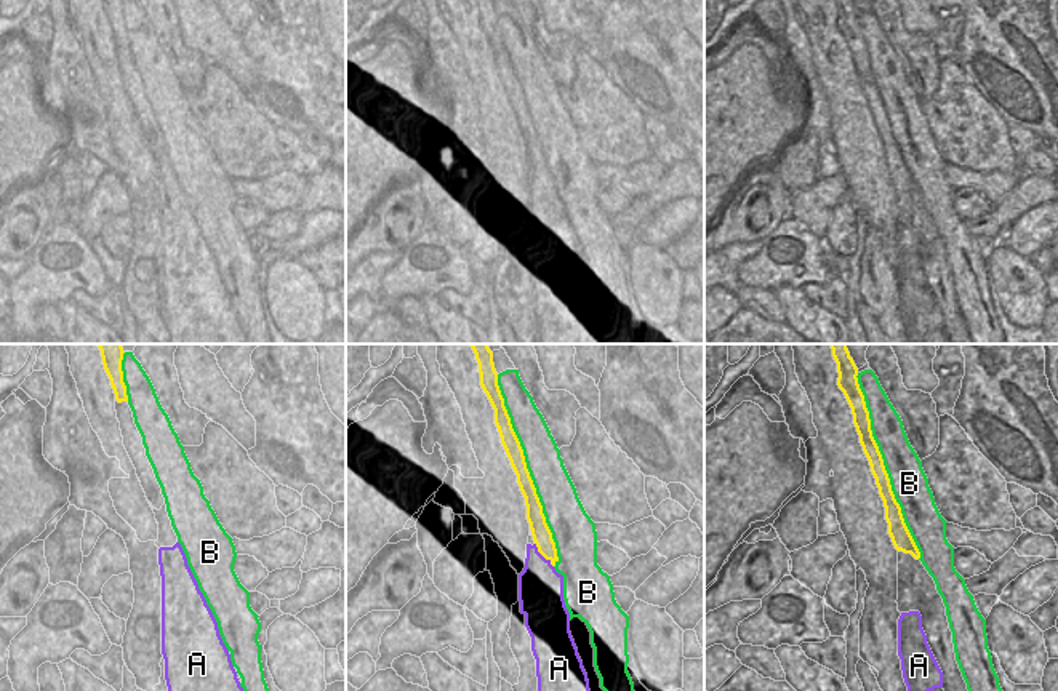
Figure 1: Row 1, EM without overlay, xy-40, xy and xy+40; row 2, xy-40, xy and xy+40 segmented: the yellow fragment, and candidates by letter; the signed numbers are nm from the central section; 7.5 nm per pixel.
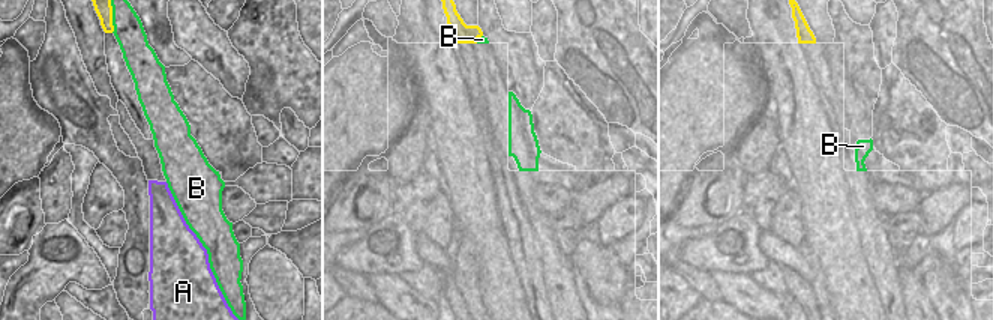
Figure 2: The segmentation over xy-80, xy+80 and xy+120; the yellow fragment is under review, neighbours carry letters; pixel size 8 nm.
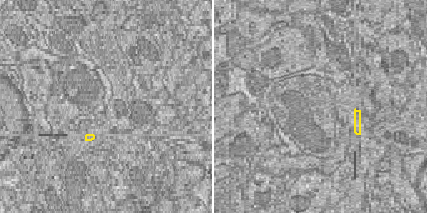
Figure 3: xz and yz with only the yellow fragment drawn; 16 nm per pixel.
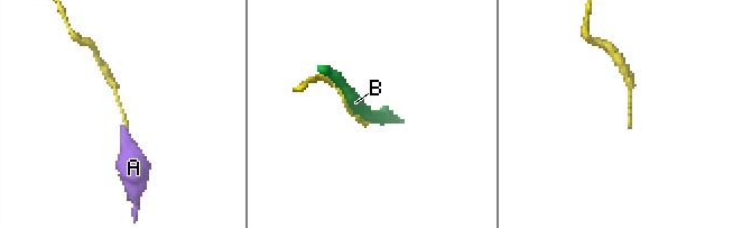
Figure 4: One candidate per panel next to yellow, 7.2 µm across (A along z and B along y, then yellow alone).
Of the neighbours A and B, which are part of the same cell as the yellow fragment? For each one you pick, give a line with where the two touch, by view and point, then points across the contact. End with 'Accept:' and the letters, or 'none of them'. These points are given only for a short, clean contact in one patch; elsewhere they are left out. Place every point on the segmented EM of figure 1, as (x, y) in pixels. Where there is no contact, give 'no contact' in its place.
Accept: none of them

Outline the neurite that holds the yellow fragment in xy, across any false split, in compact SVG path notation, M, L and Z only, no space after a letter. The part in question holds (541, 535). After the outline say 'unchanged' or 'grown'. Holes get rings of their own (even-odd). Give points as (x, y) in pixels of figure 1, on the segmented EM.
M471 344L471 347L479 363L480 385L495 409L495 424L498 427L501 443L506 449L511 465L517 475L517 483L525 497L527 520L530 523L533 541L538 547L538 552L546 560L549 560L552 566L555 566L555 563L559 561L555 542L546 523L543 505L527 469L523 449L512 429L511 417L504 406L504 398L498 385L498 373L493 363L493 352L490 350L488 344Z | unchanged

